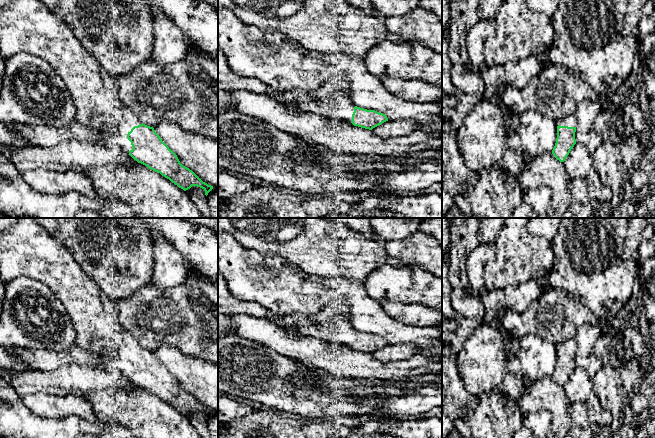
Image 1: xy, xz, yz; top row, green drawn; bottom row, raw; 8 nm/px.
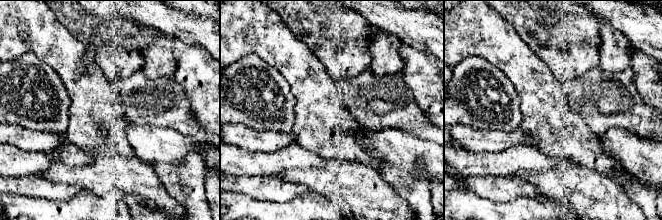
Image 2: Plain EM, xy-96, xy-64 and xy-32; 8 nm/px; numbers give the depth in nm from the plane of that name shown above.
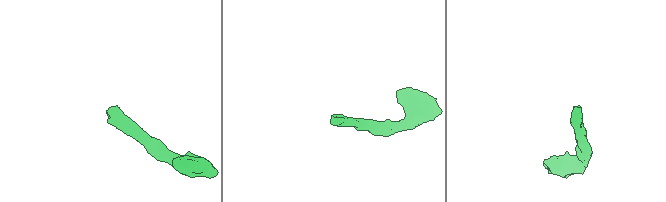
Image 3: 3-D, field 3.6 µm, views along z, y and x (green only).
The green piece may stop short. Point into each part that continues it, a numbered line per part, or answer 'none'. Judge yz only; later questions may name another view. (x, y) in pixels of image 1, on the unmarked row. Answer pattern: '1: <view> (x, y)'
1: yz (569, 344)

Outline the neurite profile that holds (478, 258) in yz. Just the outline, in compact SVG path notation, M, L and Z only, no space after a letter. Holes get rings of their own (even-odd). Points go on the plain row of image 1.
M480 243L474 249L466 261L467 279L470 288L473 290L482 289L483 286L483 270L486 264L495 257L495 245Z

